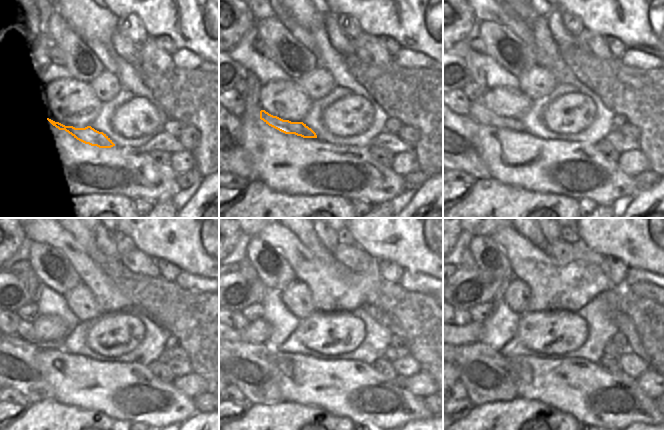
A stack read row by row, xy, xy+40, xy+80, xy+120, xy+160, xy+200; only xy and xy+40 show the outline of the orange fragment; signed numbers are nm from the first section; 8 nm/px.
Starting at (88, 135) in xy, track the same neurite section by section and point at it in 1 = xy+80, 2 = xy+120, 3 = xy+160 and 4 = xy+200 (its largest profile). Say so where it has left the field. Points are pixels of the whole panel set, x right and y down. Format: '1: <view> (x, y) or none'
1: xy+80 (479, 112)
2: xy+120 (25, 330)
3: xy+160 (240, 322)
4: xy+200 (463, 317)

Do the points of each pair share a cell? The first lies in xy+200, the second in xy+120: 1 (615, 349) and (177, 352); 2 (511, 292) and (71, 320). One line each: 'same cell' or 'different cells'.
1: same cell
2: different cells

